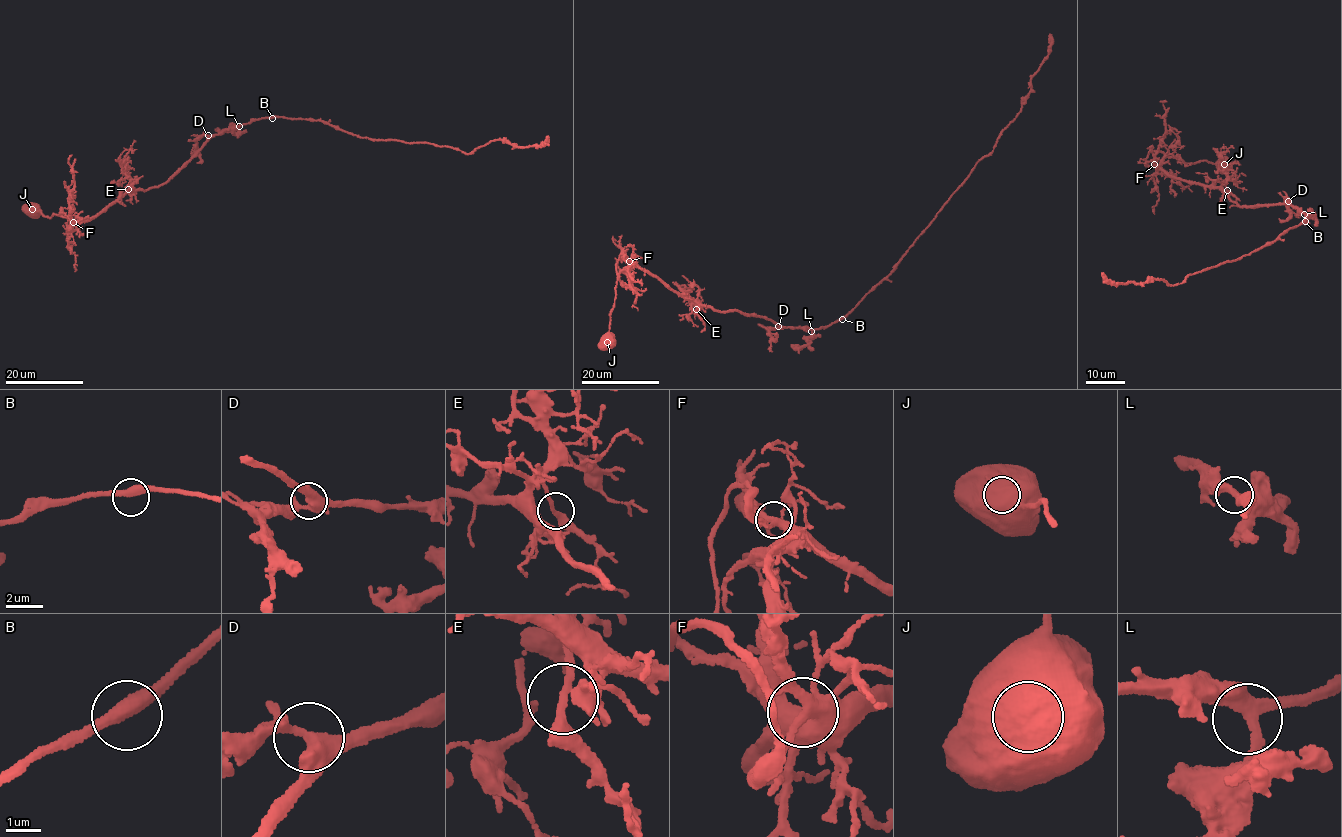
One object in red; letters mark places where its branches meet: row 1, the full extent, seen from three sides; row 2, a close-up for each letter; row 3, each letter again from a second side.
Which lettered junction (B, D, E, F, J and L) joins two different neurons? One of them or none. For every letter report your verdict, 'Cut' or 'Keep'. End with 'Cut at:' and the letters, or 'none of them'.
B: Keep
D: Keep
E: Keep
F: Keep
J: Keep
L: Keep
Cut at: none of them

